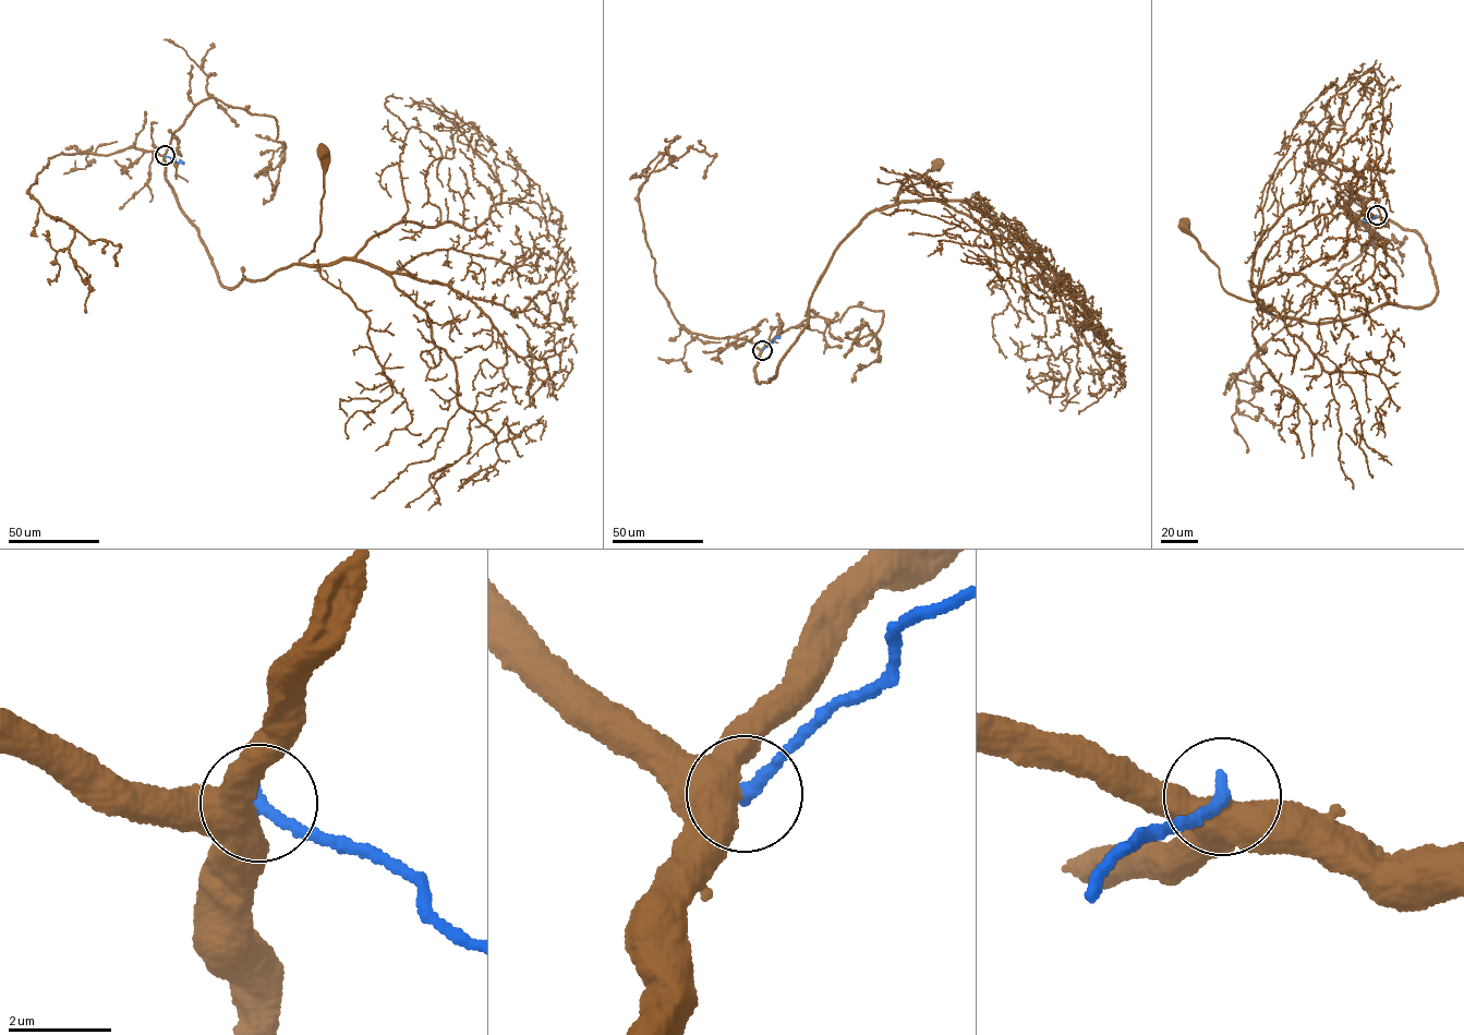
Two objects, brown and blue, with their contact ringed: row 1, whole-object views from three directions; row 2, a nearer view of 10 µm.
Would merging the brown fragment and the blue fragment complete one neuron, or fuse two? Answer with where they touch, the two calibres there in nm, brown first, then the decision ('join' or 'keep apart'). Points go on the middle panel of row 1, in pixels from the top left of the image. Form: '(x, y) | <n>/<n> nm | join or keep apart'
(762, 350) | 440/280 nm | keep apart

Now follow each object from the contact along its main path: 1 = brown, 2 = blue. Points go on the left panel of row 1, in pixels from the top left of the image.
1: (165, 155), (178, 203), (219, 283), (231, 288), (314, 251), (323, 151)
2: (165, 155), (179, 160)

